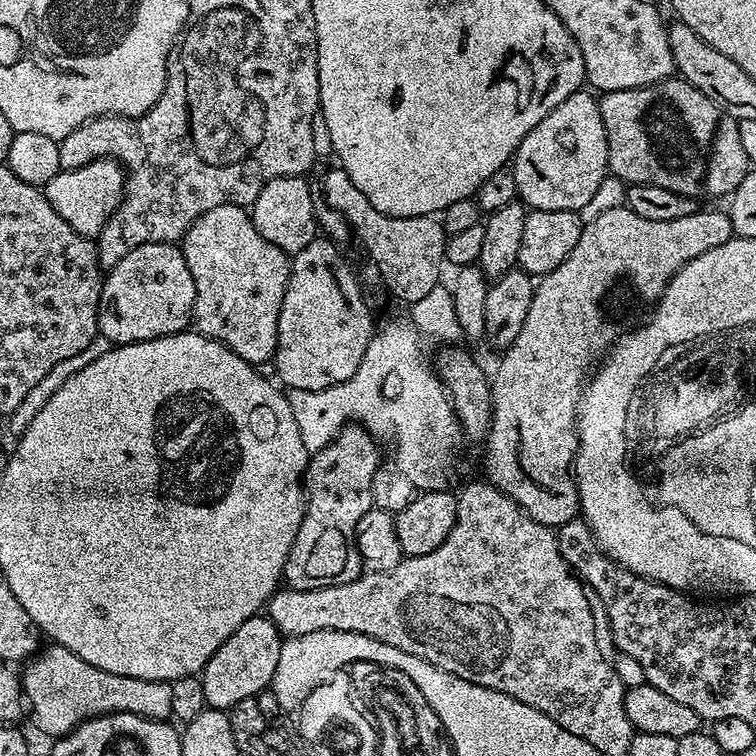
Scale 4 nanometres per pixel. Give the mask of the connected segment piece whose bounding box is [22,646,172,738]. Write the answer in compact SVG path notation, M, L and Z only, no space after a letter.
M59 646L41 647L37 655L22 668L22 683L27 711L32 712L32 724L44 736L59 738L74 731L79 724L107 712L129 712L151 720L168 720L170 710L170 683L166 680L126 678L110 674L82 662L78 654Z

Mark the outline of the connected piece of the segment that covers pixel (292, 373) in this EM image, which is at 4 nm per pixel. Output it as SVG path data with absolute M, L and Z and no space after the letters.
M317 238L310 242L310 246L291 257L286 294L282 298L282 310L278 314L278 338L274 357L276 372L281 380L279 383L285 389L297 388L311 392L326 390L354 378L374 335L372 312L364 301L364 292L356 281L356 272L339 251L343 252L333 241Z

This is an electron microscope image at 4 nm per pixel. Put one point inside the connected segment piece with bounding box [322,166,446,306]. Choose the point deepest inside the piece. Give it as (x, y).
(407, 252)

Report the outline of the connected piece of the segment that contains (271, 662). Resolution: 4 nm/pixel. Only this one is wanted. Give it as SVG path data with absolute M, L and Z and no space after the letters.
M267 615L251 616L206 662L202 673L202 686L206 690L206 702L209 708L227 710L234 702L242 702L242 698L257 696L260 691L271 685L274 670L278 670L278 654L282 643L282 633L276 629L274 622Z

